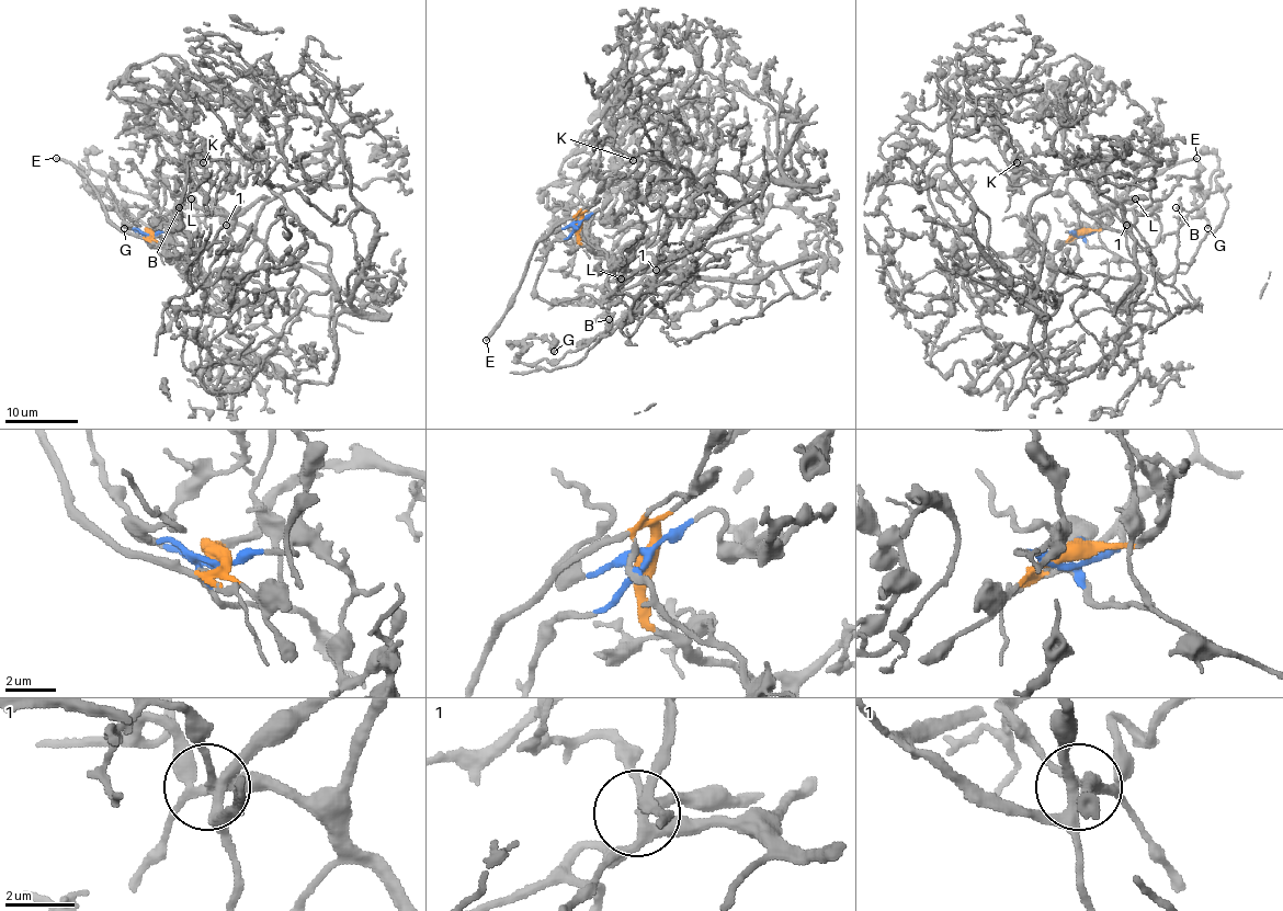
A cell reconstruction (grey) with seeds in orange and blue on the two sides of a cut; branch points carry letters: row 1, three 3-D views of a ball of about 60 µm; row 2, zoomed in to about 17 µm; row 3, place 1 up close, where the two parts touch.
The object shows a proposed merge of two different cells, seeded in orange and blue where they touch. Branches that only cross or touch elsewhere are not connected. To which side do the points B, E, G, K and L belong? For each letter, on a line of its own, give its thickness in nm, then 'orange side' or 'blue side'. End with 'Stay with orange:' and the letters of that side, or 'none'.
B: calibre 400 nm; blue side
E: calibre 280 nm; orange side
G: calibre 320 nm; blue side
K: calibre 180 nm; blue side
L: calibre 600 nm; orange side
Stay with orange: E, L

